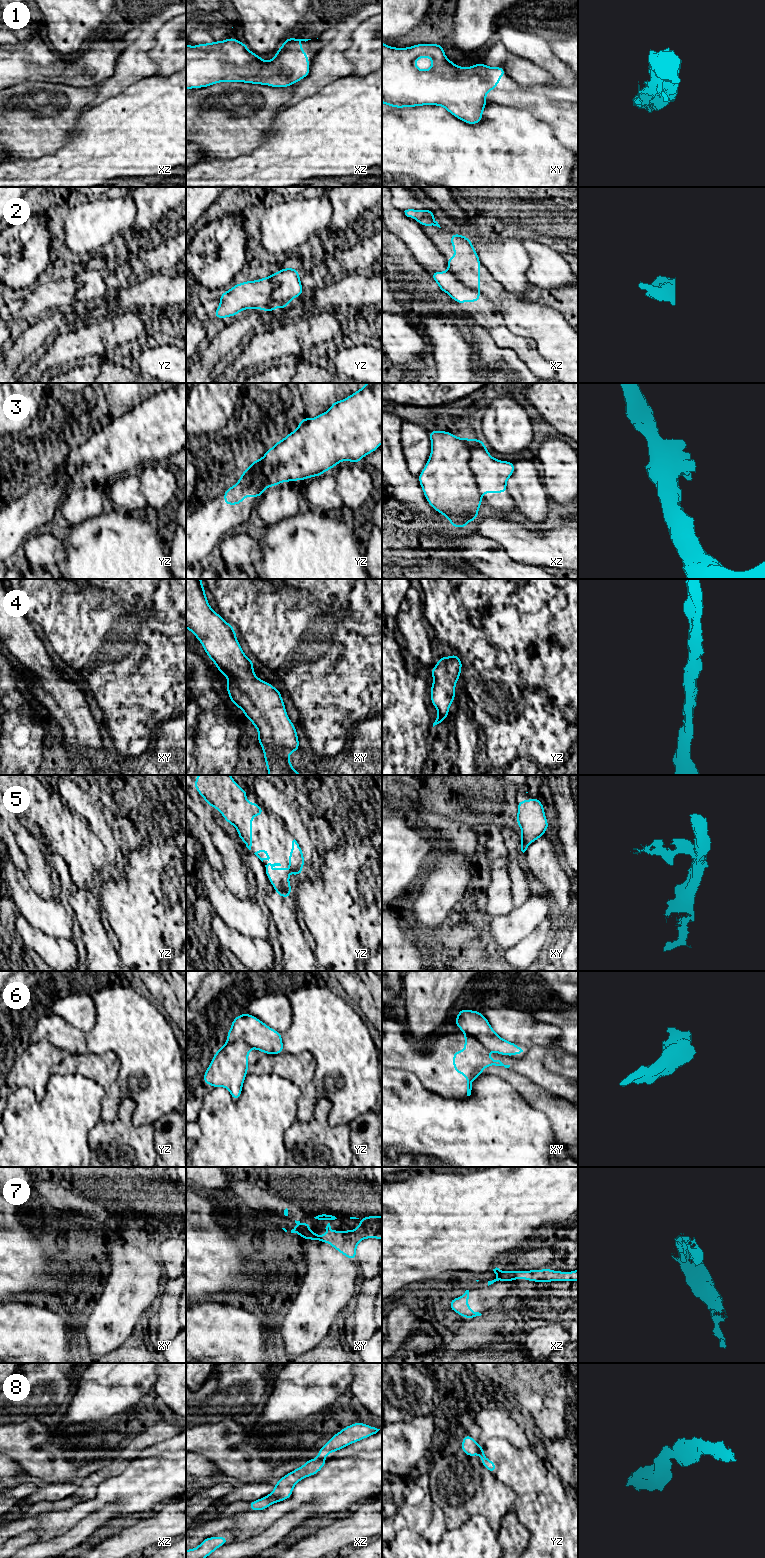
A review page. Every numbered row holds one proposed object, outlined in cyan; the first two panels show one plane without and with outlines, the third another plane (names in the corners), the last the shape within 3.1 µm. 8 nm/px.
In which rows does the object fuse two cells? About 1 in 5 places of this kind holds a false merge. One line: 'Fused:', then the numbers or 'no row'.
Fused: 2, 6, 7

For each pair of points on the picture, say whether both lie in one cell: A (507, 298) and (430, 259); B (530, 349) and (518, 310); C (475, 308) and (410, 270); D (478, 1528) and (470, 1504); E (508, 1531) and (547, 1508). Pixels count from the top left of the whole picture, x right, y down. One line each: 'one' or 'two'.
A: two
B: two
C: two
D: two
E: two

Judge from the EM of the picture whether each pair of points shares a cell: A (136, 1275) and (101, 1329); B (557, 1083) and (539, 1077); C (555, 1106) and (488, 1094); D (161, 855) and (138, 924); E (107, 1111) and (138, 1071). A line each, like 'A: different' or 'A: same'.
A: same
B: same
C: different
D: same
E: different

